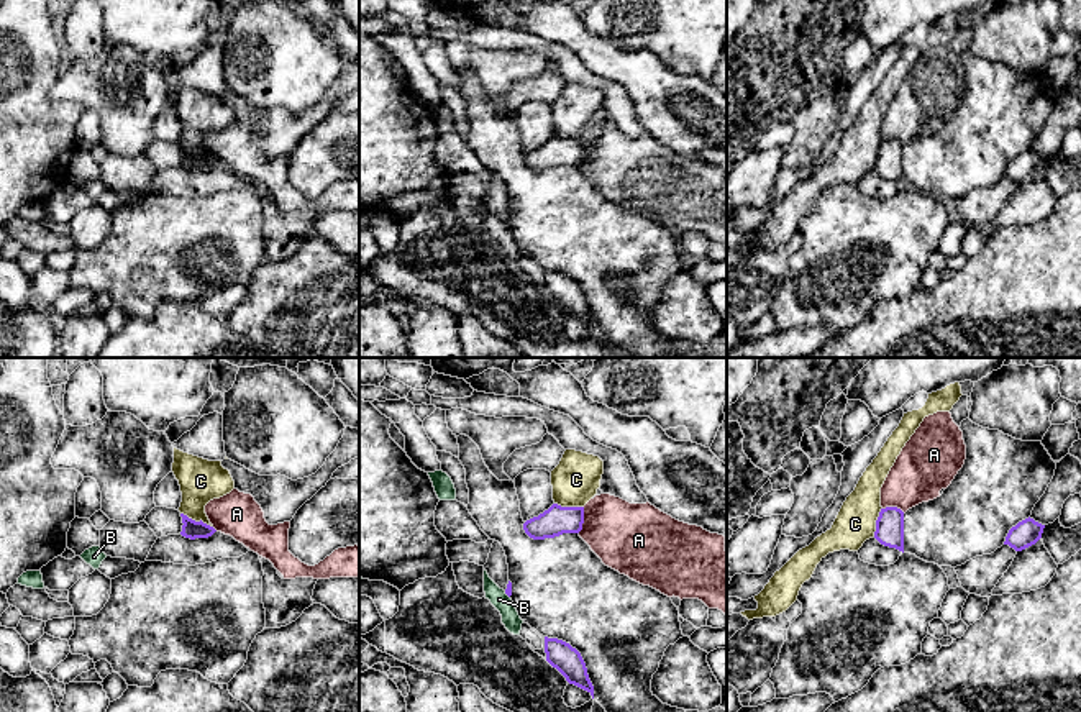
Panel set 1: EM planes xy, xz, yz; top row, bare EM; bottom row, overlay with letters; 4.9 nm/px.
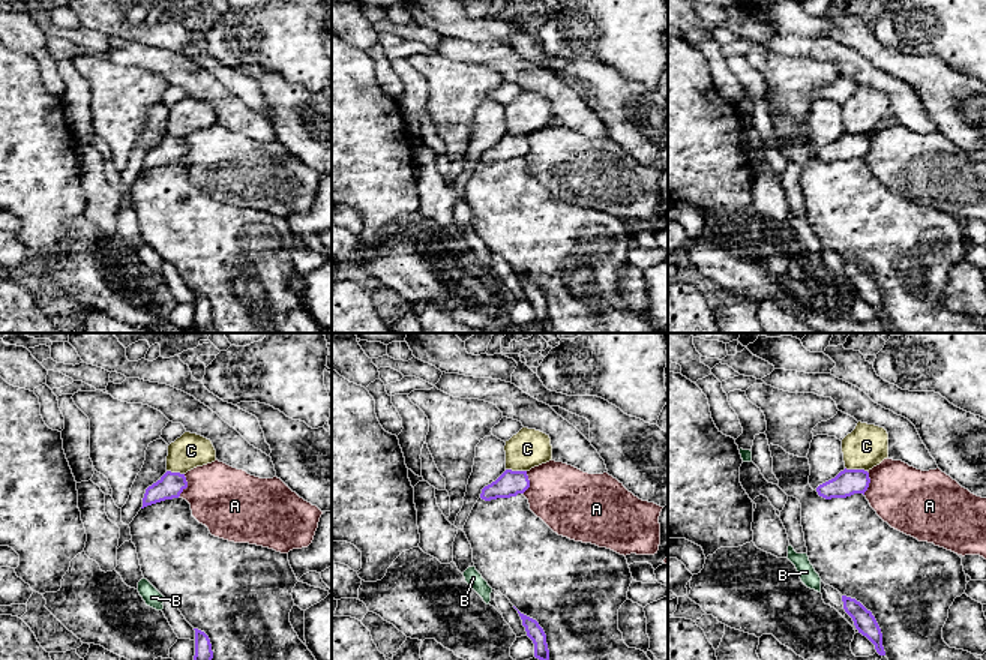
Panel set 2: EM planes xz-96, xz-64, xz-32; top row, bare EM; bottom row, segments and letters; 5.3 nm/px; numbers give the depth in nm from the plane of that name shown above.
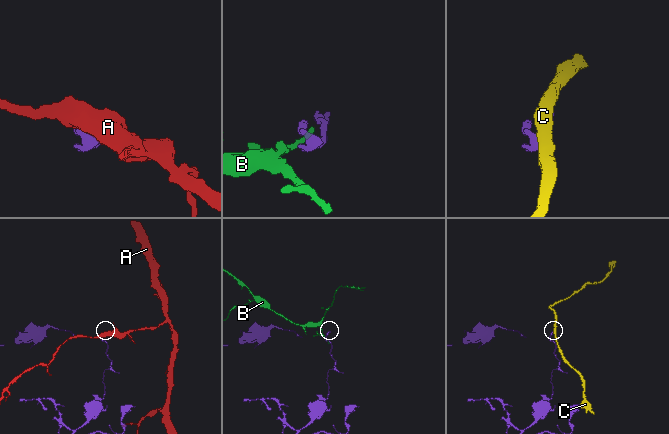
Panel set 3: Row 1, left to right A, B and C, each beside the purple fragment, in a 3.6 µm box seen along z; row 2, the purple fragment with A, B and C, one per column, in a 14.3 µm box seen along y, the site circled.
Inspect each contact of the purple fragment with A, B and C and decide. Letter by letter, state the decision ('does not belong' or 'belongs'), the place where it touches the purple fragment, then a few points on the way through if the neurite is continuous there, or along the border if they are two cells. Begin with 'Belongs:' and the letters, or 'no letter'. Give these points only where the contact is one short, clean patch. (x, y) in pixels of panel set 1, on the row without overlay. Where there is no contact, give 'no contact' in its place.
Belongs: no letter
A: does not belong | xz (583, 153)
B: does not belong | xz (506, 225) | along xz (504, 223), (509, 230)
C: does not belong | xy (197, 155) | along xy (181, 145), (212, 159)

